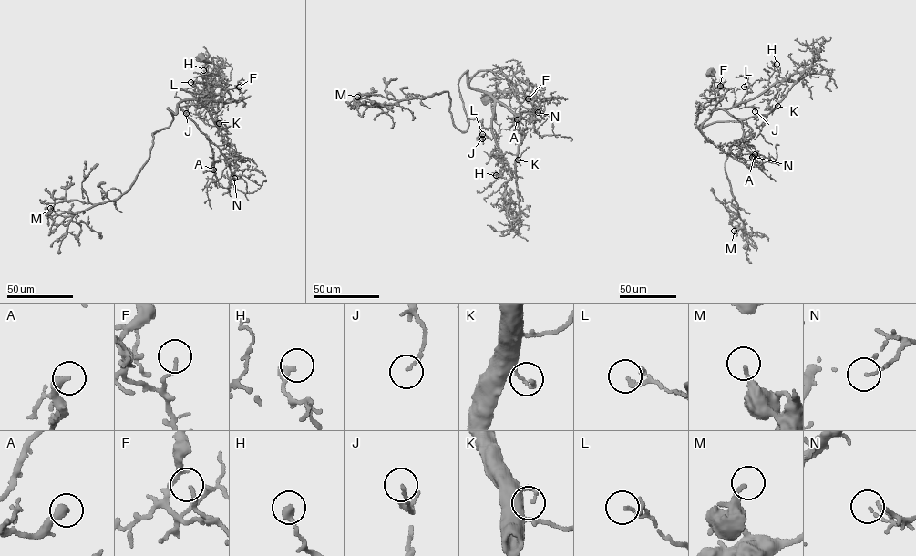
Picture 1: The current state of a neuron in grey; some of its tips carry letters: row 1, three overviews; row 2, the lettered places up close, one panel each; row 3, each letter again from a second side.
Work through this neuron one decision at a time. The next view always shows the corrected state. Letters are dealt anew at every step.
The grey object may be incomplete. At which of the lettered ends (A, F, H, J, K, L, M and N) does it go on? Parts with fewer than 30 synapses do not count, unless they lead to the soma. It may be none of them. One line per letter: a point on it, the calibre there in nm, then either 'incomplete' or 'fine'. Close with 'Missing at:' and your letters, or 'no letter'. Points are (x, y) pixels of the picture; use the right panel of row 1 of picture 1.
A: at (755, 154); 360 nm thick; fine
F: at (720, 86); 130 nm thick; fine
H: at (777, 64); 360 nm thick; fine
J: at (755, 111); 130 nm thick; fine
K: at (777, 106); 150 nm thick; fine
L: at (744, 87); 140 nm thick; fine
M: at (734, 231); 190 nm thick; fine
N: at (752, 157); 100 nm thick; fine
Missing at: no letter

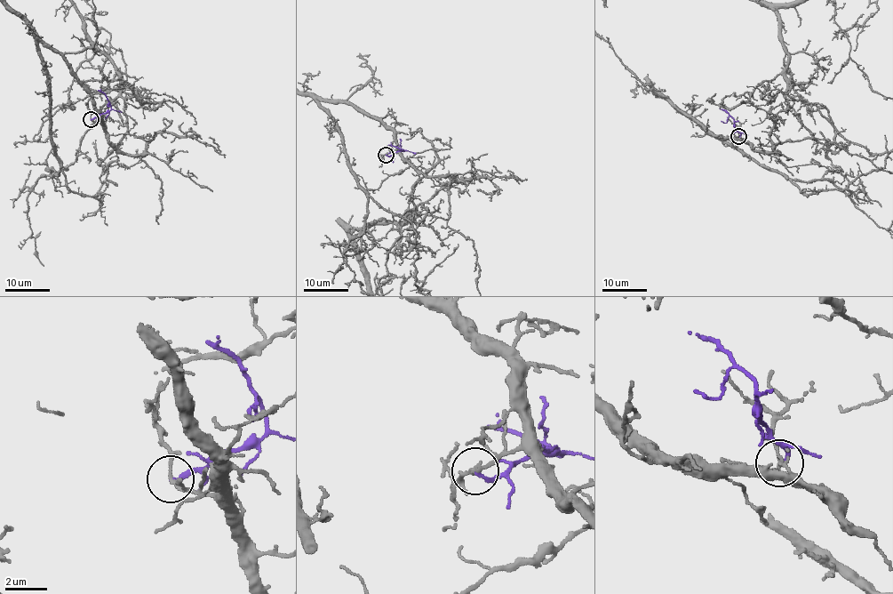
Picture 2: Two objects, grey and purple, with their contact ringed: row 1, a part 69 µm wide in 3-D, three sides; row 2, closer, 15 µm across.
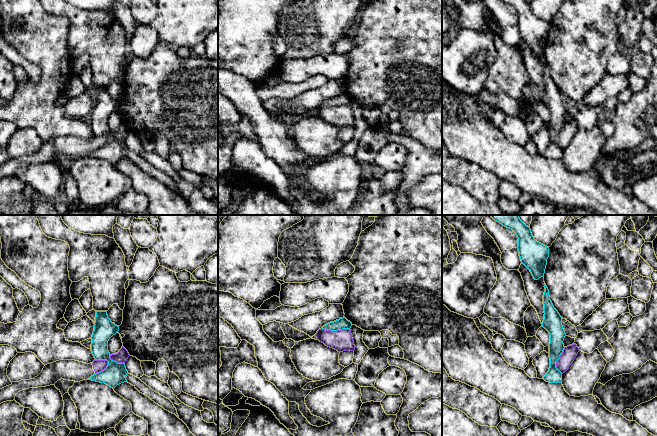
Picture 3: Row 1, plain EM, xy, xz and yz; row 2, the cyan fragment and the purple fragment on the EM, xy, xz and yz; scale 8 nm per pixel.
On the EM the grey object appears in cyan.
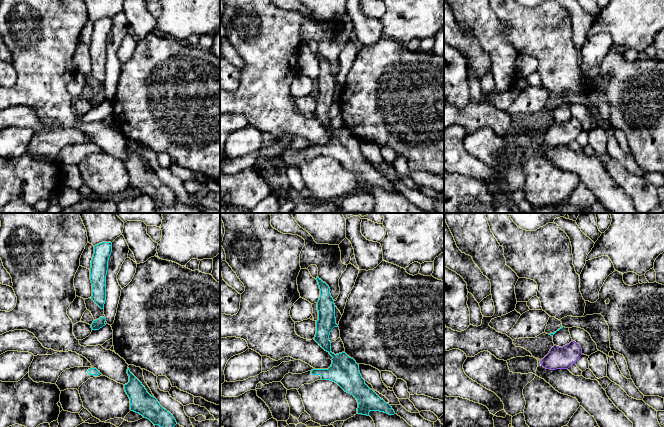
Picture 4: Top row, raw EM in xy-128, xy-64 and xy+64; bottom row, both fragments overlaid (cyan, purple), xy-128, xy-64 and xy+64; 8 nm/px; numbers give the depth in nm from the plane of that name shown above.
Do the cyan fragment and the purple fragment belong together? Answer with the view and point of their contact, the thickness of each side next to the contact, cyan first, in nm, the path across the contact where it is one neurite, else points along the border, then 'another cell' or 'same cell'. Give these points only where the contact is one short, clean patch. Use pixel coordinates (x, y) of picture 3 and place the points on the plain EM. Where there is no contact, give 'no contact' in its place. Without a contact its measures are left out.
contact xy (105, 144); calibres 180 and 100 nm; border xy (106, 135), (107, 141), (95, 150); another cell

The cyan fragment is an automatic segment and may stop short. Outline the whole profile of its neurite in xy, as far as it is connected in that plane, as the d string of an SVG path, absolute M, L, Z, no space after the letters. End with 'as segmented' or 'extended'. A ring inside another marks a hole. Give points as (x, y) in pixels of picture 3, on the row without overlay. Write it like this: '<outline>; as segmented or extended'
M96 87L94 107L92 110L91 127L95 136L107 136L107 143L90 153L92 157L105 159L111 164L127 158L126 151L129 150L126 146L125 139L117 139L110 135L108 127L109 115L118 109L119 102L115 101L108 94L107 87Z; as segmented

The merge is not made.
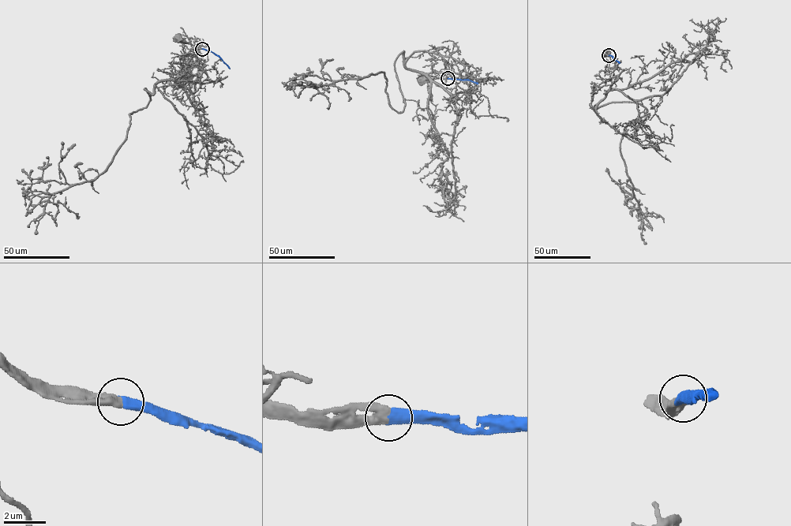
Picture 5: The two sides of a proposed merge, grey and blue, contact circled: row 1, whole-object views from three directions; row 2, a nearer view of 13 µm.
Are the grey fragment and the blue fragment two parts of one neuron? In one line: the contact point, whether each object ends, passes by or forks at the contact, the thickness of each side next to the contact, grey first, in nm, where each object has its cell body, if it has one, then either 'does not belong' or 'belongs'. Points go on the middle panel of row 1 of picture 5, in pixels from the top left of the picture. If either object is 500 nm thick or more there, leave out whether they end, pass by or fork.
at (447, 78); 380 nm thick on the grey side, 550 nm on the other; cell body of grey at (421, 79); no cell body on blue; belongs

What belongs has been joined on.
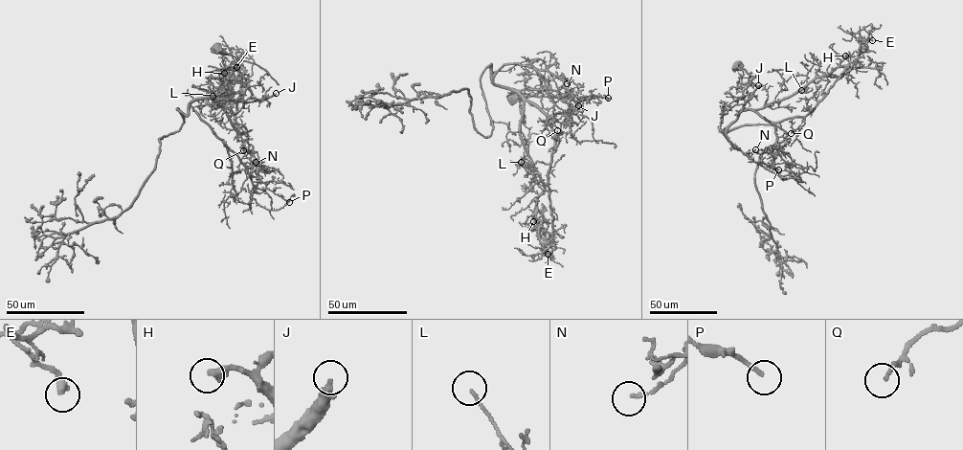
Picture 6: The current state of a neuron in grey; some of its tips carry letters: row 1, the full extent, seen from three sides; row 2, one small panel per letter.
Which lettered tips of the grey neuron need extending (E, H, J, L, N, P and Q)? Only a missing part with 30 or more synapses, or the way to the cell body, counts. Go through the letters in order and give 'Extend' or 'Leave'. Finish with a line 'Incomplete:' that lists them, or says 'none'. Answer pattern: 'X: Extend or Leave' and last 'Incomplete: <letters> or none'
E: Leave
H: Extend
J: Extend
L: Leave
N: Leave
P: Extend
Q: Leave
Incomplete: H, J, P

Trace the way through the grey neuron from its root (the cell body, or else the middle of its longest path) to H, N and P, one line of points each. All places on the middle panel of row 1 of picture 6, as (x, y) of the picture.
H: (511, 95), (522, 101), (548, 89), (520, 92), (520, 135), (544, 188), (536, 207), (543, 223), (533, 221)
N: (511, 95), (522, 101), (548, 89), (520, 94), (549, 115), (564, 113), (578, 89), (572, 80), (567, 83)
P: (511, 95), (522, 101), (548, 89), (496, 85), (502, 66), (518, 62), (547, 70), (575, 97), (608, 98)

